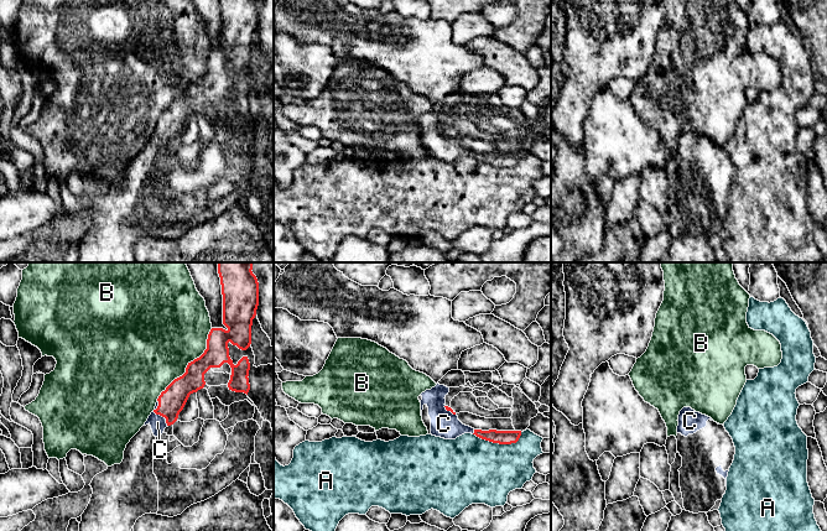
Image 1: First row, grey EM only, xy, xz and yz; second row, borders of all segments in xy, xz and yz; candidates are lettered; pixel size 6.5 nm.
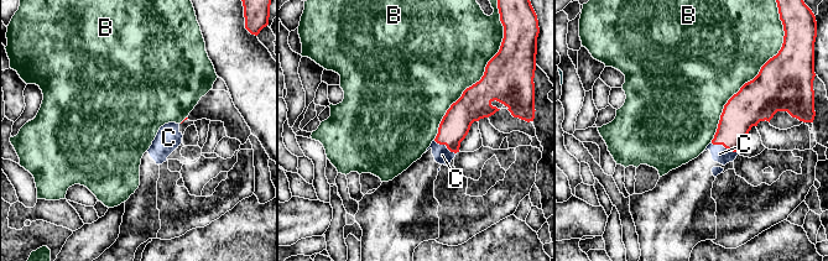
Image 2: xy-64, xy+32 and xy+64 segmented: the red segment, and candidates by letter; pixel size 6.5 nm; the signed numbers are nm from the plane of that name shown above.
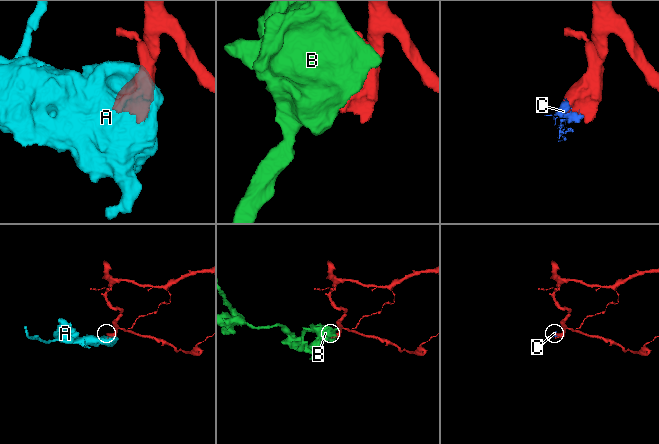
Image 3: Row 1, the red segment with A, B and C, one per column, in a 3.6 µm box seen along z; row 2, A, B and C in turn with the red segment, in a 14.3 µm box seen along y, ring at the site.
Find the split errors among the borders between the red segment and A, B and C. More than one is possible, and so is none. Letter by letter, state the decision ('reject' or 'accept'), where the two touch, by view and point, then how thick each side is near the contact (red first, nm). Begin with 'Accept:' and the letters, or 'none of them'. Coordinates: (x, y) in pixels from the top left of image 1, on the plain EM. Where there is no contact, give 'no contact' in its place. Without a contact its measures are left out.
Accept: C
A: reject; meets red in xz at (499, 166); 100 nm thick on the red side, 440 nm on the other
B: reject; meets red in xy at (188, 87); 160 nm thick on the red side, 480 nm on the other
C: accept; meets red in xy at (157, 136); 170 nm thick on the red side, 100 nm on the other

